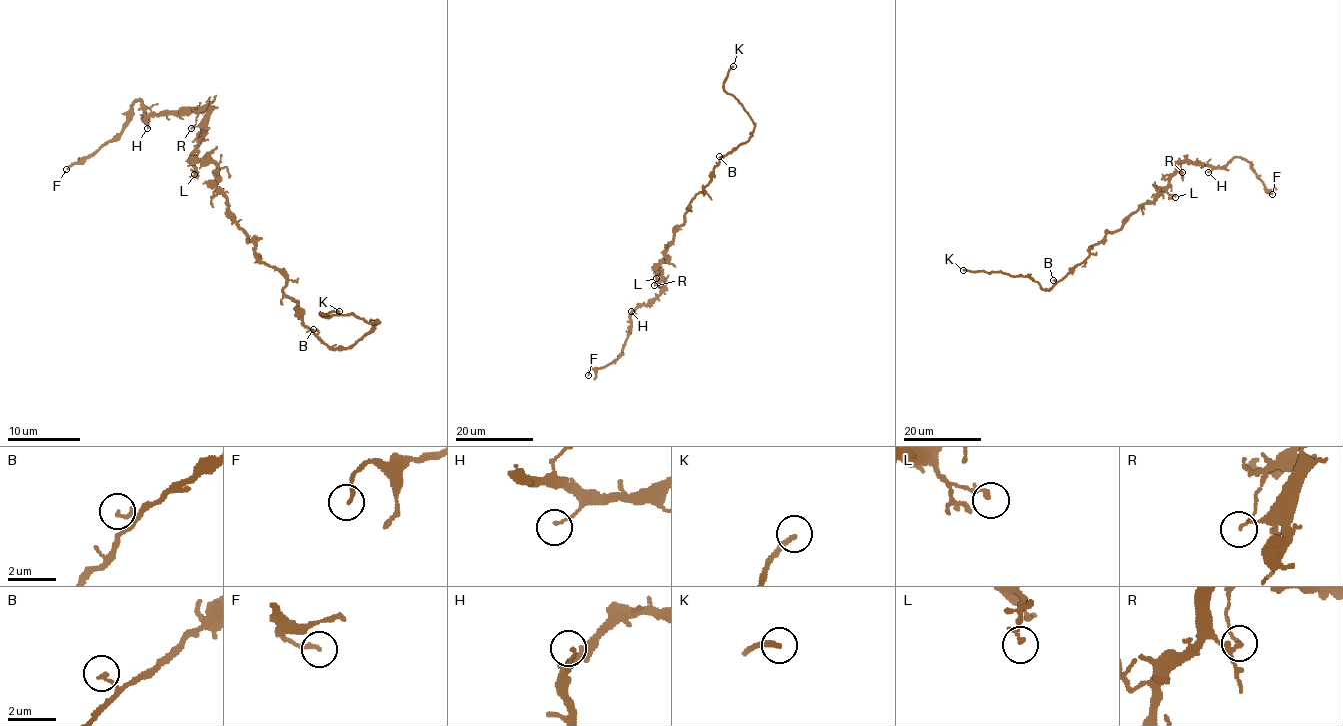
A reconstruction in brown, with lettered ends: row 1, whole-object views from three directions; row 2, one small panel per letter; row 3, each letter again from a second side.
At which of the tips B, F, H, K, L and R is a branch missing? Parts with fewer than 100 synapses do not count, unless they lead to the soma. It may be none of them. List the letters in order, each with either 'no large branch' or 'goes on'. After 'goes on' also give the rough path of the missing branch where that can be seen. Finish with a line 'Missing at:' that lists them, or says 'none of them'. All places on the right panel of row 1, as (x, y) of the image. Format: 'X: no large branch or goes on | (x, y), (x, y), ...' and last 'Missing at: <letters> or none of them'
B: no large branch
F: no large branch
H: no large branch
K: goes on | (963, 270), (957, 271), (941, 262), (922, 234), (914, 212)
L: no large branch
R: no large branch
Missing at: K

